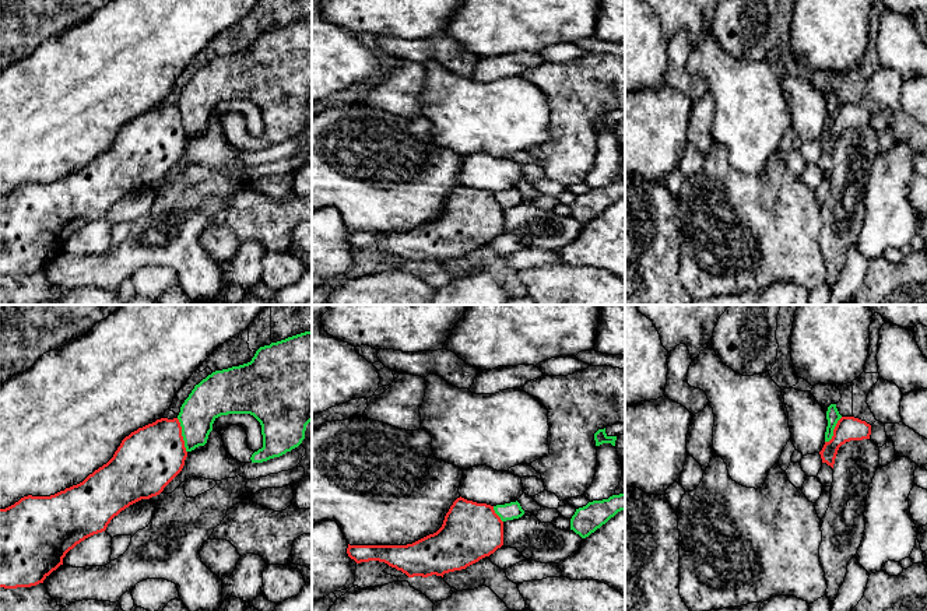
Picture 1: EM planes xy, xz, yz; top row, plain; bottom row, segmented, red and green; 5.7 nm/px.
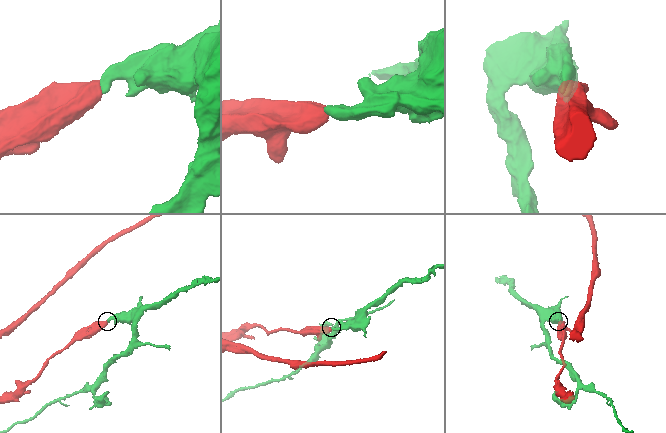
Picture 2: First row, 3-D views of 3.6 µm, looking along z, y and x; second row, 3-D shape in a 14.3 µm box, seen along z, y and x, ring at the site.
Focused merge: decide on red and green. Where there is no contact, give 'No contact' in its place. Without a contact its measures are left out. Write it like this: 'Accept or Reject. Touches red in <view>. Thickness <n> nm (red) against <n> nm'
Reject. Touches red in xy. Thickness 360 nm (red) against 220 nm

